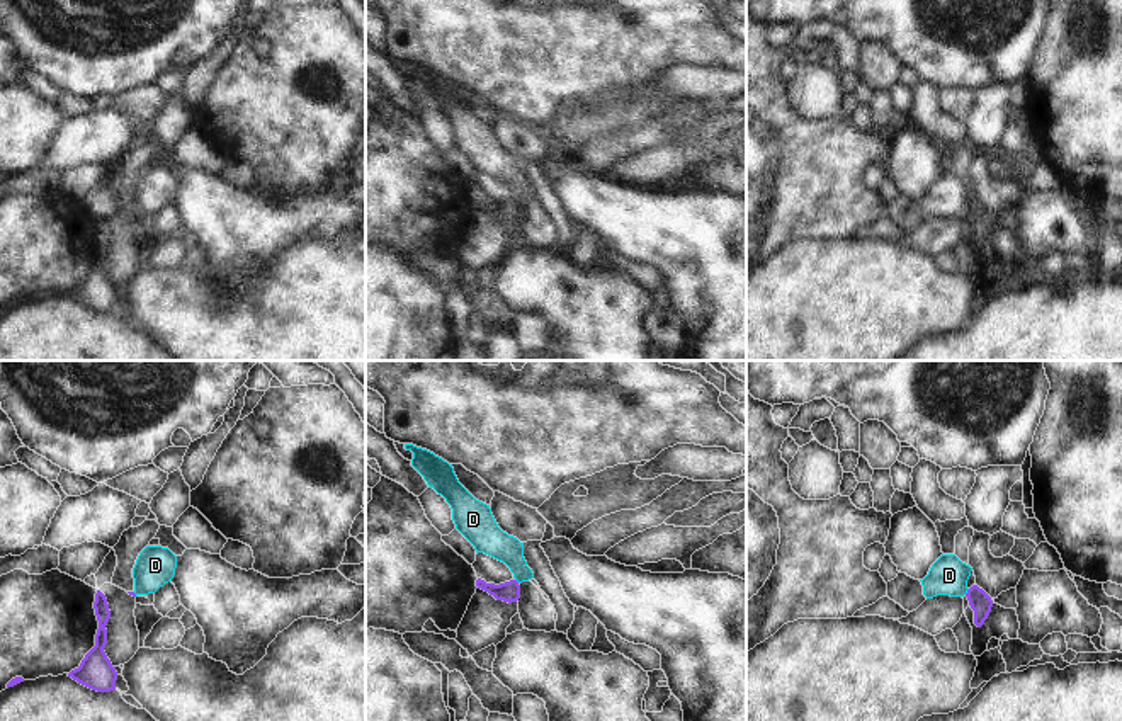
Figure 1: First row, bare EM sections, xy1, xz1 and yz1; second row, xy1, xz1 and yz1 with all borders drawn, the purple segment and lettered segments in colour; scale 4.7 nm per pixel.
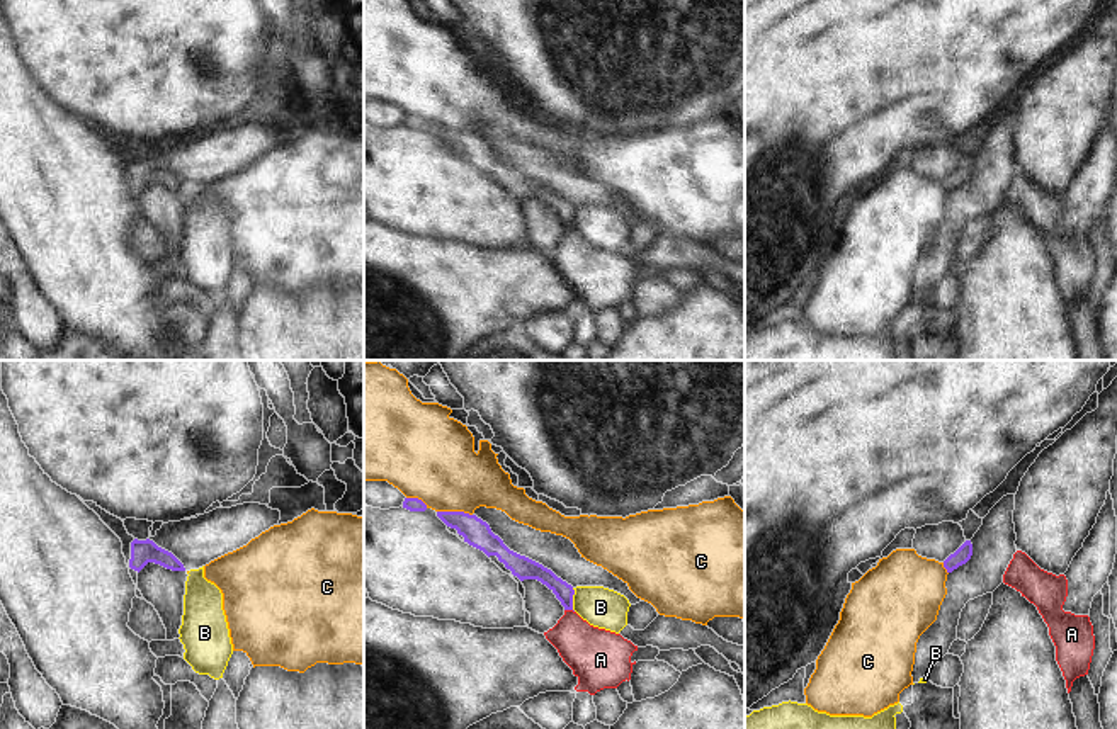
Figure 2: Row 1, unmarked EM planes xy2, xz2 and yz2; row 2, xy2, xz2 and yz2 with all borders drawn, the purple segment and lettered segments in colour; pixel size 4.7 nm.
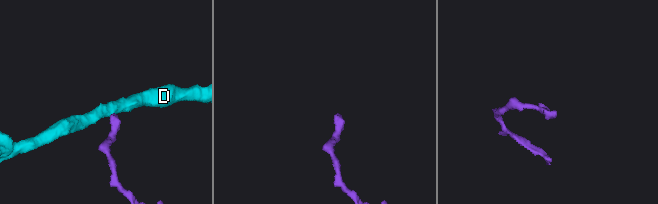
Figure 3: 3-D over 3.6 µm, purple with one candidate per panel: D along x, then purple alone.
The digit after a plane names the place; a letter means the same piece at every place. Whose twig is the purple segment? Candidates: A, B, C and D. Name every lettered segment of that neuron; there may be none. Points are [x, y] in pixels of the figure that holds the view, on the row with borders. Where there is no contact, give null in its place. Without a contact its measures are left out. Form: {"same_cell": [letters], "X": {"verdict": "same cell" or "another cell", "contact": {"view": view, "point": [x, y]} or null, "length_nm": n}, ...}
{"same_cell": ["A"], "A": {"verdict": "same cell", "contact": {"view": "xz2", "point": [570, 609]}, "length_nm": 50}, "B": {"verdict": "another cell", "contact": {"view": "xz2", "point": [572, 600]}, "length_nm": 110}, "C": {"verdict": "another cell", "contact": {"view": "xz2", "point": [454, 512]}, "length_nm": 170}, "D": {"verdict": "another cell", "contact": {"view": "yz1", "point": [968, 592]}, "length_nm": 40}}

